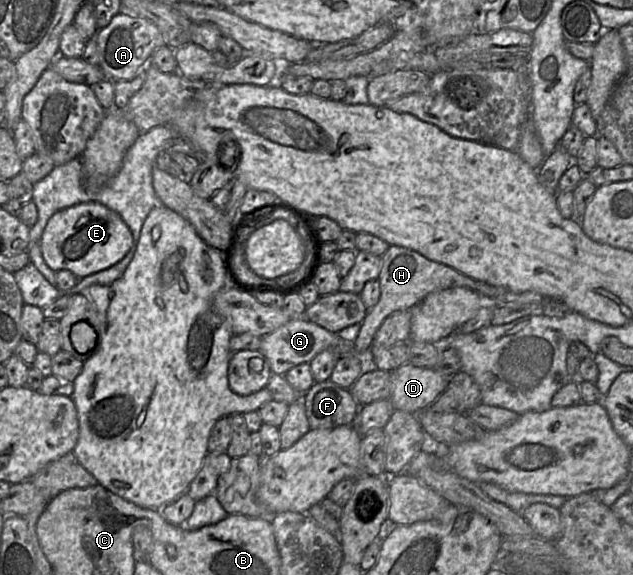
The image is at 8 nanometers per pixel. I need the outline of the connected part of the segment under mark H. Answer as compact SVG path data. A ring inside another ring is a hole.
M390 245L381 256L381 260L381 270L377 279L380 285L379 300L372 308L367 309L357 338L351 344L353 351L364 356L364 358L371 348L378 328L393 312L409 310L429 293L437 290L467 287L475 291L478 289L478 284L484 283L474 280L447 265L429 260L416 251L401 246Z

